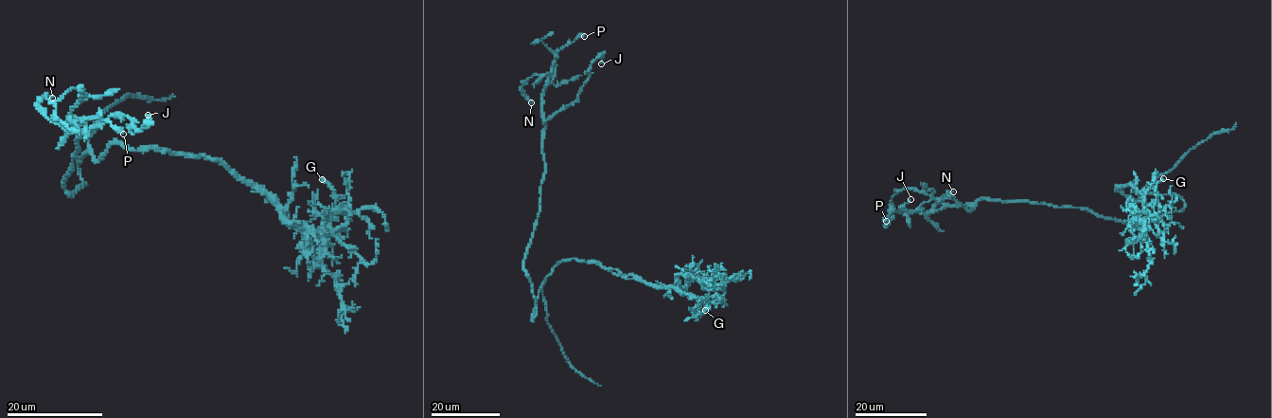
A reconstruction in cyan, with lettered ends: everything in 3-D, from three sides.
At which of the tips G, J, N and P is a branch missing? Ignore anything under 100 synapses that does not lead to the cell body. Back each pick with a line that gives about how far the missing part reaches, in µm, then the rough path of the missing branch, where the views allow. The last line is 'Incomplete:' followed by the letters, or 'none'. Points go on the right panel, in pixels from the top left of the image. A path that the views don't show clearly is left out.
Incomplete: none

